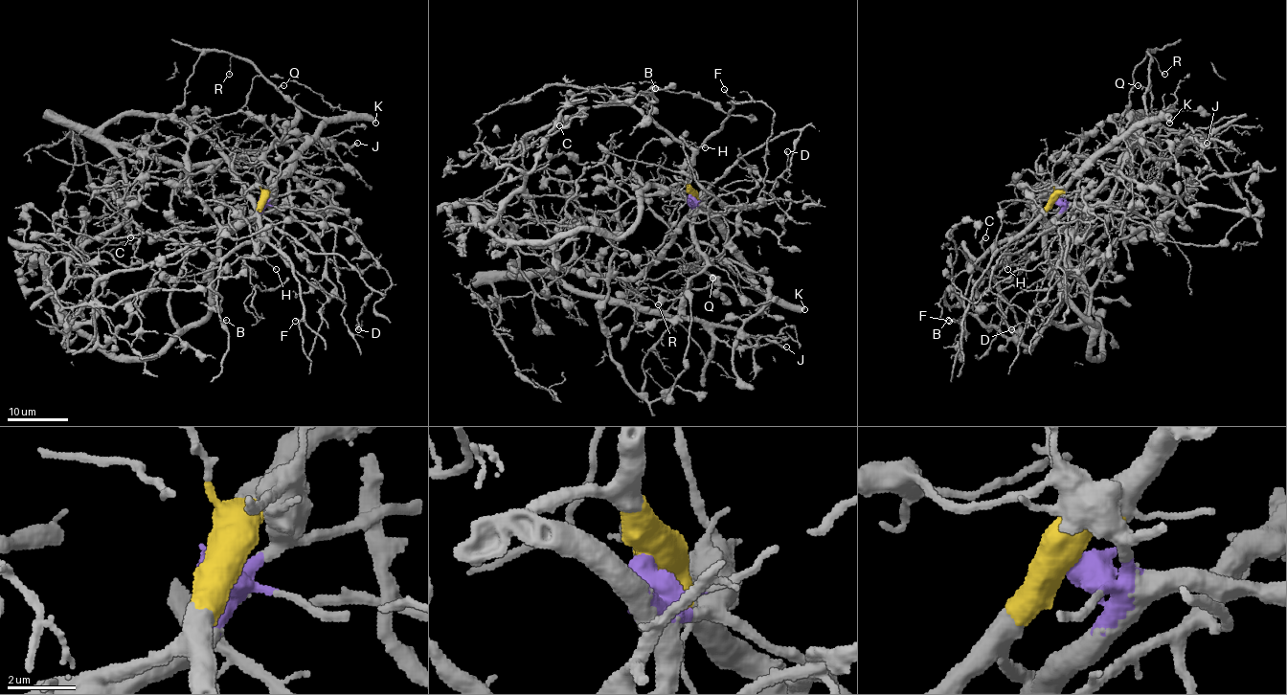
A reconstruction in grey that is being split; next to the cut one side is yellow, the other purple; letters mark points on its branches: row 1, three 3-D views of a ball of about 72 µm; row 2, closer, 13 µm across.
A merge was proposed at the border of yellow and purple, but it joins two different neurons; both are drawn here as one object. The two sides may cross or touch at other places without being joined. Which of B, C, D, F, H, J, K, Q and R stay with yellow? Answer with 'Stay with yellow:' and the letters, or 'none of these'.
Stay with yellow: B, C, F, H, K, Q, R

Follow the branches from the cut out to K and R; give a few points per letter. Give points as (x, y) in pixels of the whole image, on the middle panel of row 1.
K: (690, 194), (717, 224), (717, 230), (758, 286), (789, 304), (804, 309)
R: (690, 194), (717, 224), (717, 230), (742, 262), (752, 284), (663, 291), (658, 296), (658, 304)

